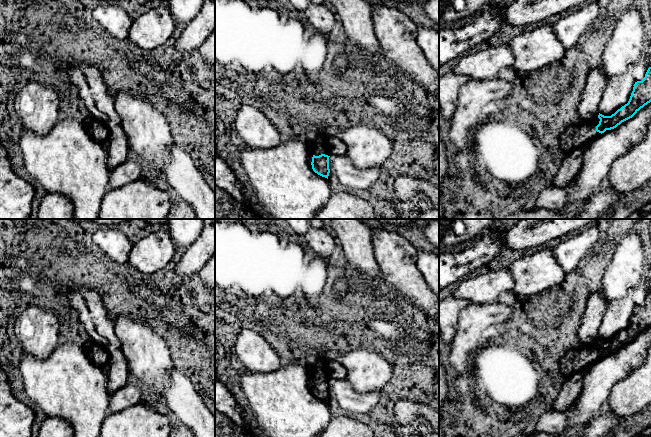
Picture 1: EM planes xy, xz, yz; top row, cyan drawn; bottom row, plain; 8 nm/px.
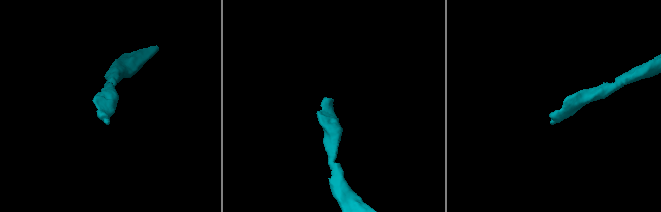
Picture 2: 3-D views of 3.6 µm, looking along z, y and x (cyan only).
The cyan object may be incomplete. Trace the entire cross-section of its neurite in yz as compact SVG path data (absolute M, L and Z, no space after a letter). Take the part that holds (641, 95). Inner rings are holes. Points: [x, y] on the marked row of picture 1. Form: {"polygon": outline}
{"polygon": "M651 67L648 68L642 81L634 84L633 91L627 104L611 116L599 113L591 122L579 121L561 134L560 147L563 154L569 154L575 149L586 145L600 134L616 128L622 122L632 118L641 108L651 102Z"}

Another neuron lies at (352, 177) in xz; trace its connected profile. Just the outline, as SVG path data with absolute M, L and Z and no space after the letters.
M346 155L330 156L329 169L343 186L353 190L371 188L381 172L381 167L367 169L355 167Z

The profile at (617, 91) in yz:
M630 69L607 80L599 102L599 113L604 116L611 116L627 104L635 82Z

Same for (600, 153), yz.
M651 102L616 128L607 130L590 141L583 151L579 174L567 184L568 198L560 212L575 219L587 201L600 190L602 180L609 175L613 162L633 145L640 143L651 120Z

